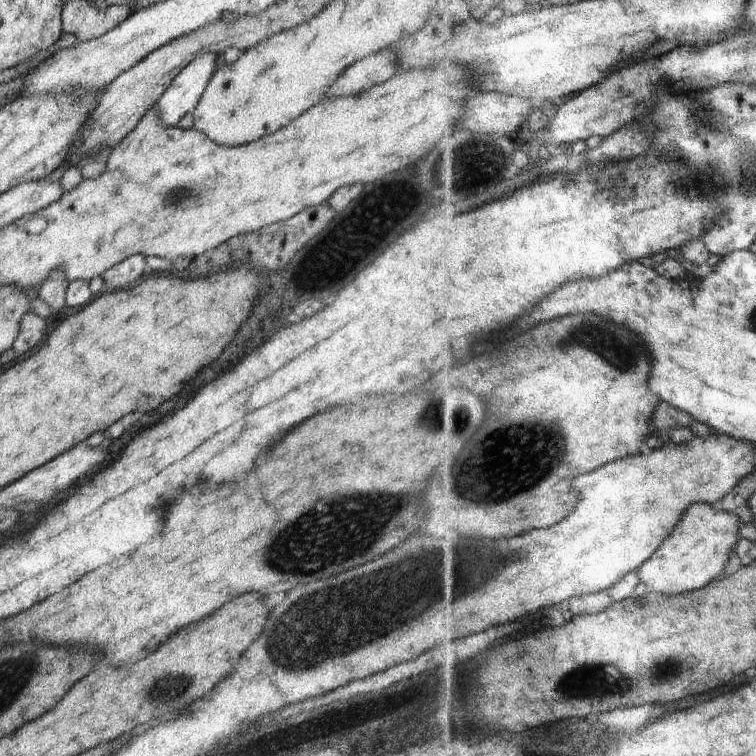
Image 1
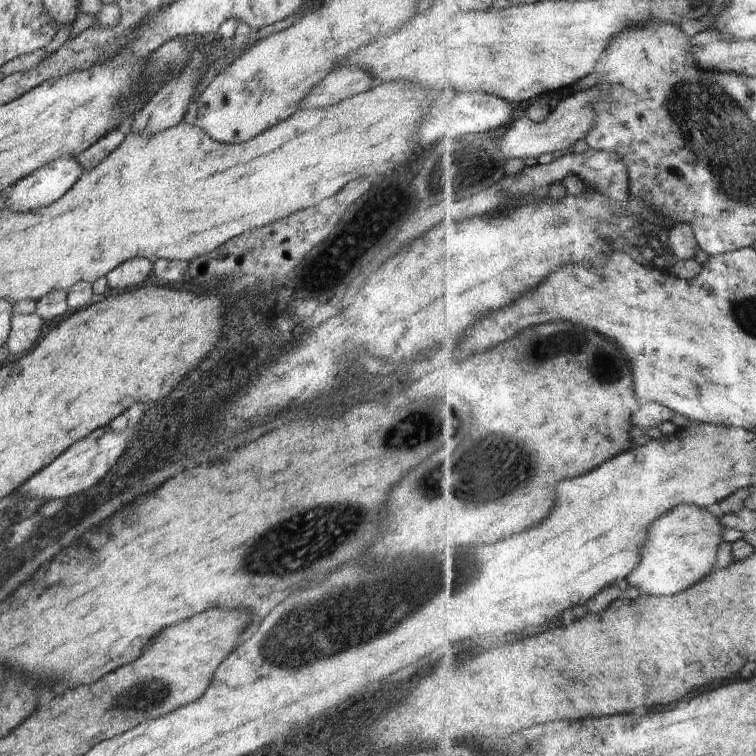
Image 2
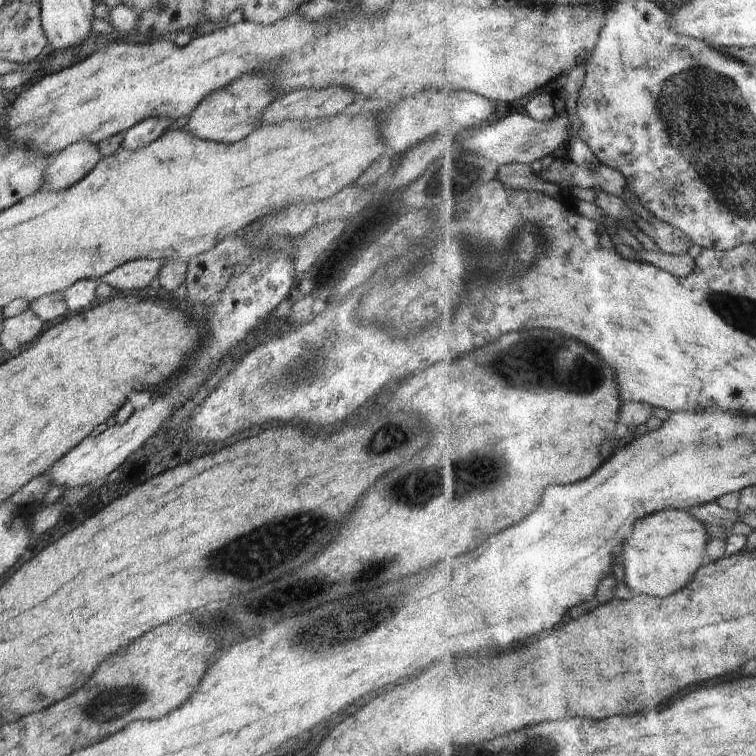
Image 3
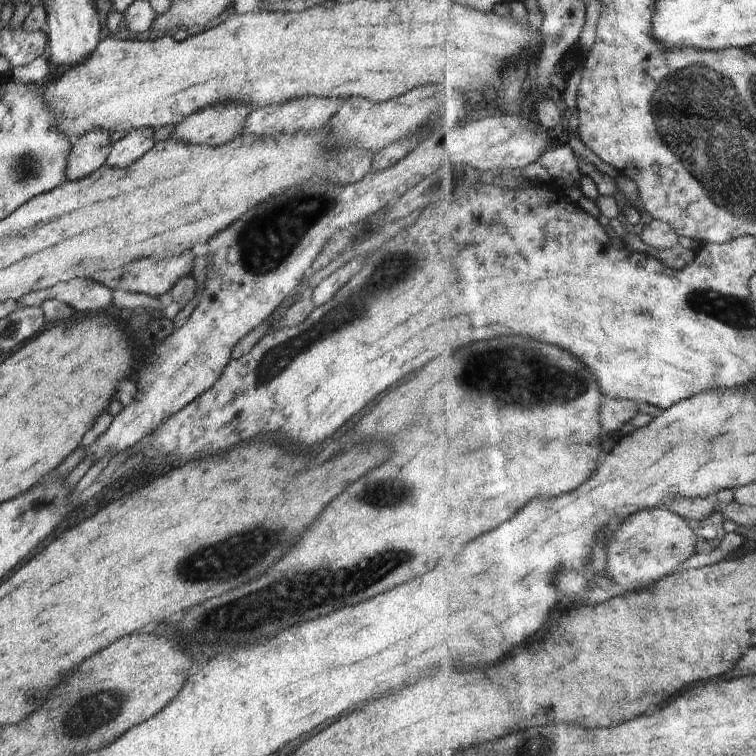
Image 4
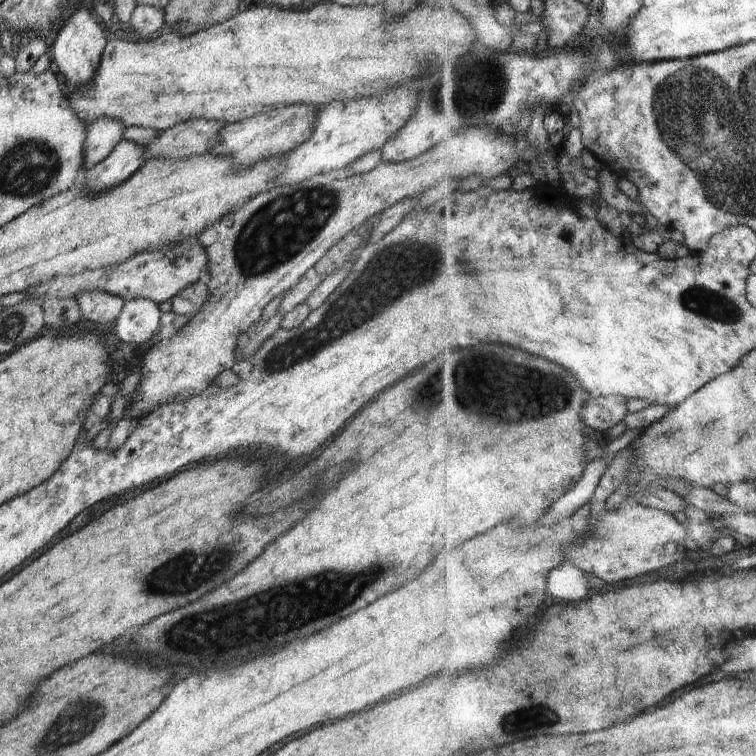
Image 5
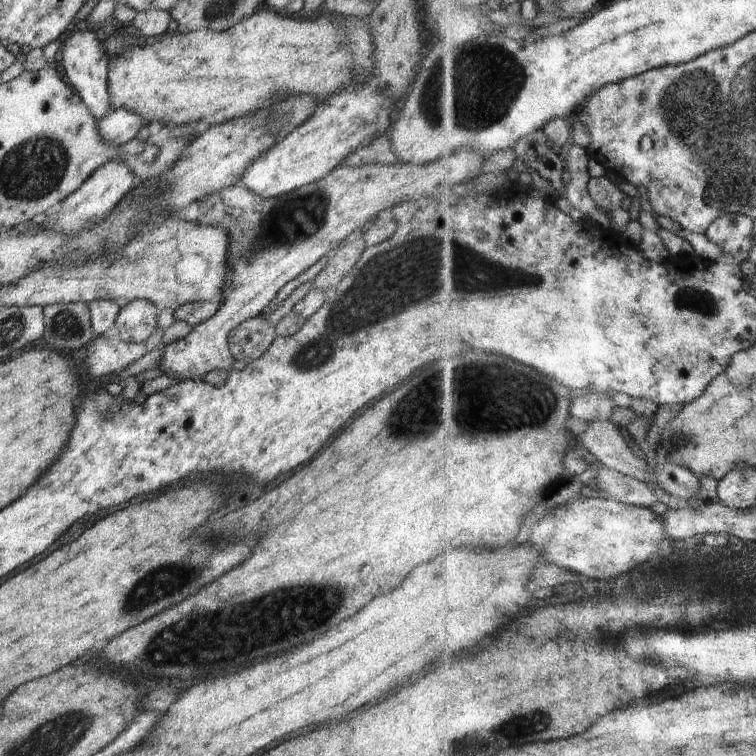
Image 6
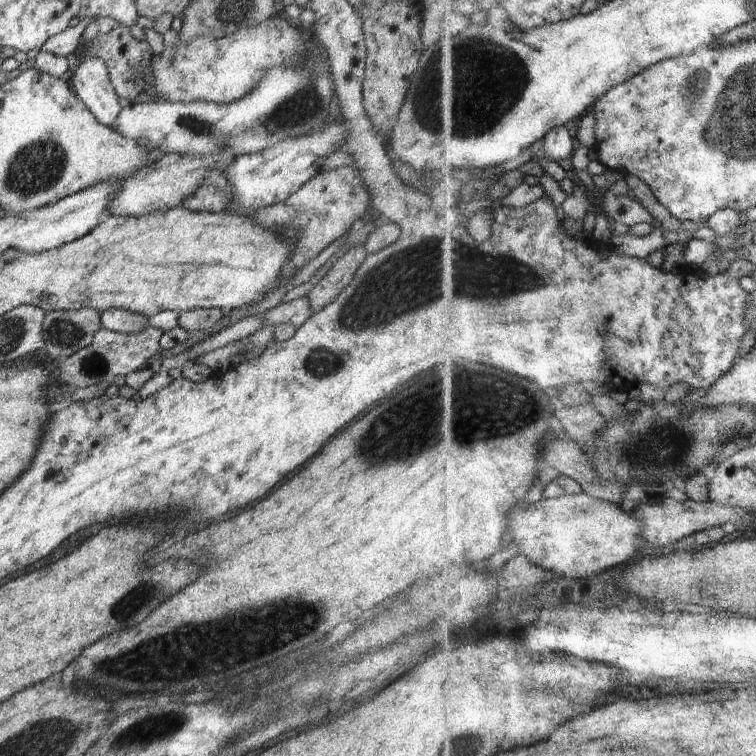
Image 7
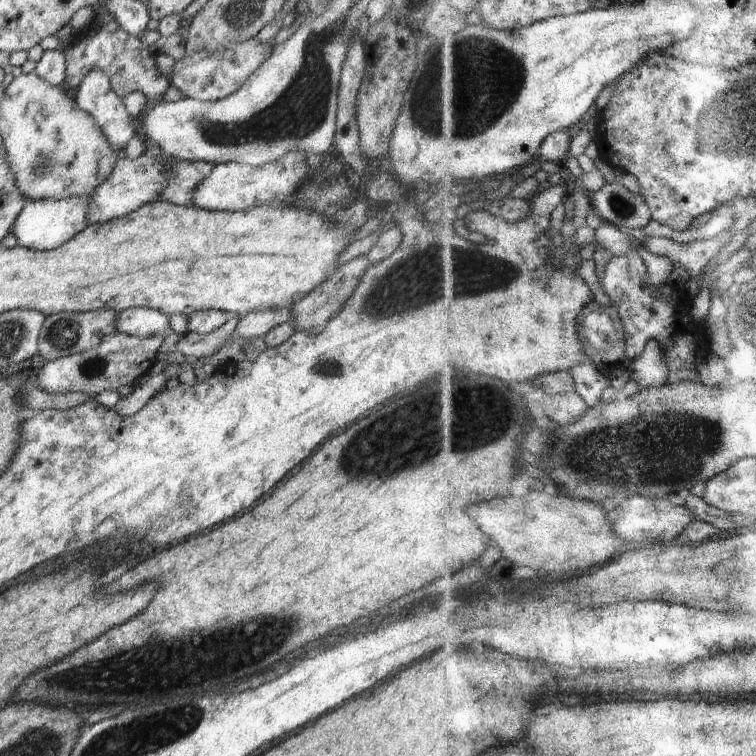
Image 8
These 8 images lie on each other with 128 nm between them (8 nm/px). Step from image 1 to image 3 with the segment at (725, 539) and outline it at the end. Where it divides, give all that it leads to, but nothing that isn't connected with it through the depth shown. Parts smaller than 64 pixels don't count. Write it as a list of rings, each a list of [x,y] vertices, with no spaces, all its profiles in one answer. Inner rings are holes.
[[[666,509],[636,522],[632,536],[624,545],[626,583],[637,593],[664,598],[686,588],[700,566],[706,564],[704,552],[711,540],[704,523],[685,509]]]

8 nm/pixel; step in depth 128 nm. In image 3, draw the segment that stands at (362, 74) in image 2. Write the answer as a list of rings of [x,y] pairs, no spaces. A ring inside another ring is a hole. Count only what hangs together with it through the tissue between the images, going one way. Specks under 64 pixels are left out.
[[[344,86],[330,88],[300,88],[282,95],[262,112],[264,125],[284,120],[312,120],[343,112],[358,98],[356,92]]]

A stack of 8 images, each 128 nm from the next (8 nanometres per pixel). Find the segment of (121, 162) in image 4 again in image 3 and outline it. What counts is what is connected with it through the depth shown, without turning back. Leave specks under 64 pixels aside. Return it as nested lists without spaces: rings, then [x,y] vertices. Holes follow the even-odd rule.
[[[156,116],[156,118],[140,120],[136,126],[132,126],[132,128],[126,130],[121,148],[138,150],[142,146],[152,144],[154,140],[160,138],[172,126],[172,122],[174,120],[166,118],[166,116]]]

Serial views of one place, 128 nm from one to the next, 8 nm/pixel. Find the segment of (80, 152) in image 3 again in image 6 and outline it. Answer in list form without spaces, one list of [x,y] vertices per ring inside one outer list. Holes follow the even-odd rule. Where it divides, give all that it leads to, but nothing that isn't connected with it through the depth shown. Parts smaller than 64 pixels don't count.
[[[117,108],[104,118],[96,119],[96,124],[98,124],[98,132],[106,144],[122,146],[134,139],[138,130],[144,128],[144,125],[148,123],[136,112]]]

